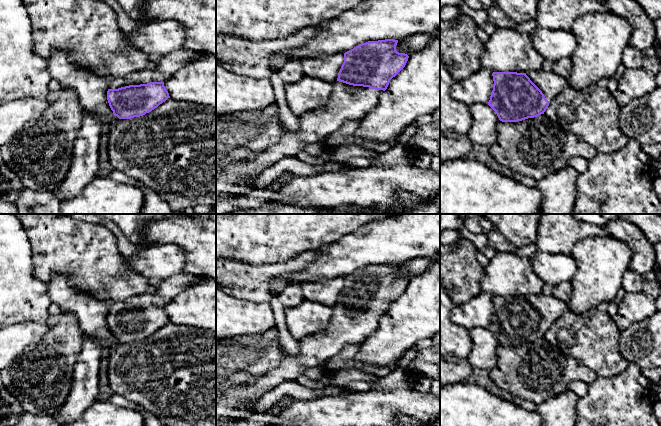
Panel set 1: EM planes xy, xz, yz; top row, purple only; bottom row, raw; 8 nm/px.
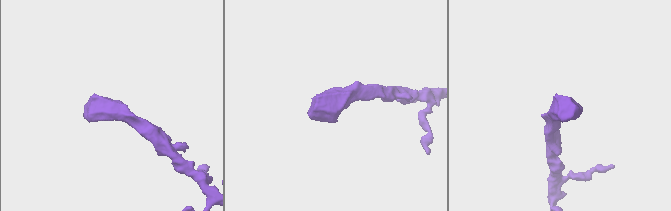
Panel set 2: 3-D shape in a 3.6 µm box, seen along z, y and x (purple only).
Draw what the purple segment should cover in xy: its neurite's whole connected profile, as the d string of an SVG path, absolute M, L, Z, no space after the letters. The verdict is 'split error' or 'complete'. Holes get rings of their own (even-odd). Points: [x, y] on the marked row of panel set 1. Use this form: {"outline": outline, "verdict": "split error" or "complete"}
{"outline": "M141 70L111 79L107 100L114 116L131 119L157 108L170 98L164 86L167 78L159 71Z", "verdict": "split error"}

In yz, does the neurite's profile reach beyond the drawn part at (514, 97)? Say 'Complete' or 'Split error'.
Split error

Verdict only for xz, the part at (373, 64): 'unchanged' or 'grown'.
grown

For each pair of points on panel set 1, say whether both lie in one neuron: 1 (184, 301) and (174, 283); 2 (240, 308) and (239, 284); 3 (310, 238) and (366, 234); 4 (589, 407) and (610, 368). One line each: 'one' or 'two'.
1: two
2: two
3: two
4: two

